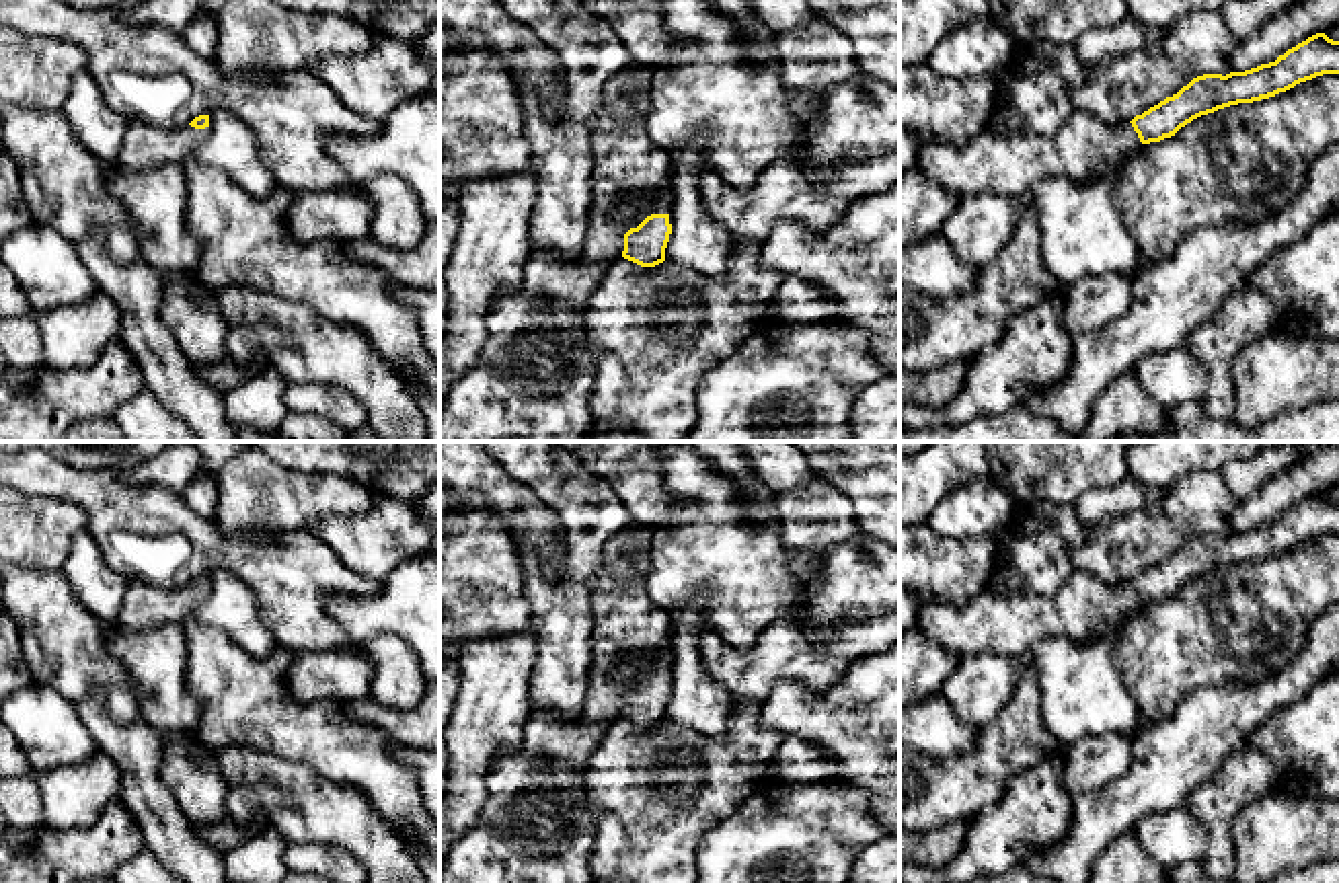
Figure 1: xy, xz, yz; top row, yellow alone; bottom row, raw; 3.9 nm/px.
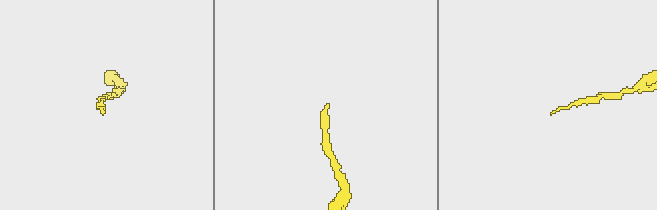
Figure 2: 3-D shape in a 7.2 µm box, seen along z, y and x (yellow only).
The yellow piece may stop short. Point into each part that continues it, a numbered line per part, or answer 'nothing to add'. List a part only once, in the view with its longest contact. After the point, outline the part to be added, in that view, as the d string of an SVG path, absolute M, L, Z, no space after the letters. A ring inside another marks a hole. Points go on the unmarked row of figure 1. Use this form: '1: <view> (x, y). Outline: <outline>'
1: xz (629, 625). Outline: M630 520L606 542L604 561L589 579L596 618L583 719L591 725L608 725L618 719L614 702L630 690L618 676L622 665L641 661L645 676L672 671L674 612L655 604L647 593L653 532L655 528Z

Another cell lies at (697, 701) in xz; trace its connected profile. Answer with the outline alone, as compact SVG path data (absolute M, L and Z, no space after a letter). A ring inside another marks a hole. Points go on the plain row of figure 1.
M690 600L674 612L672 694L665 721L721 739L729 733L733 698L704 674L698 647L704 630L706 624L700 600Z

